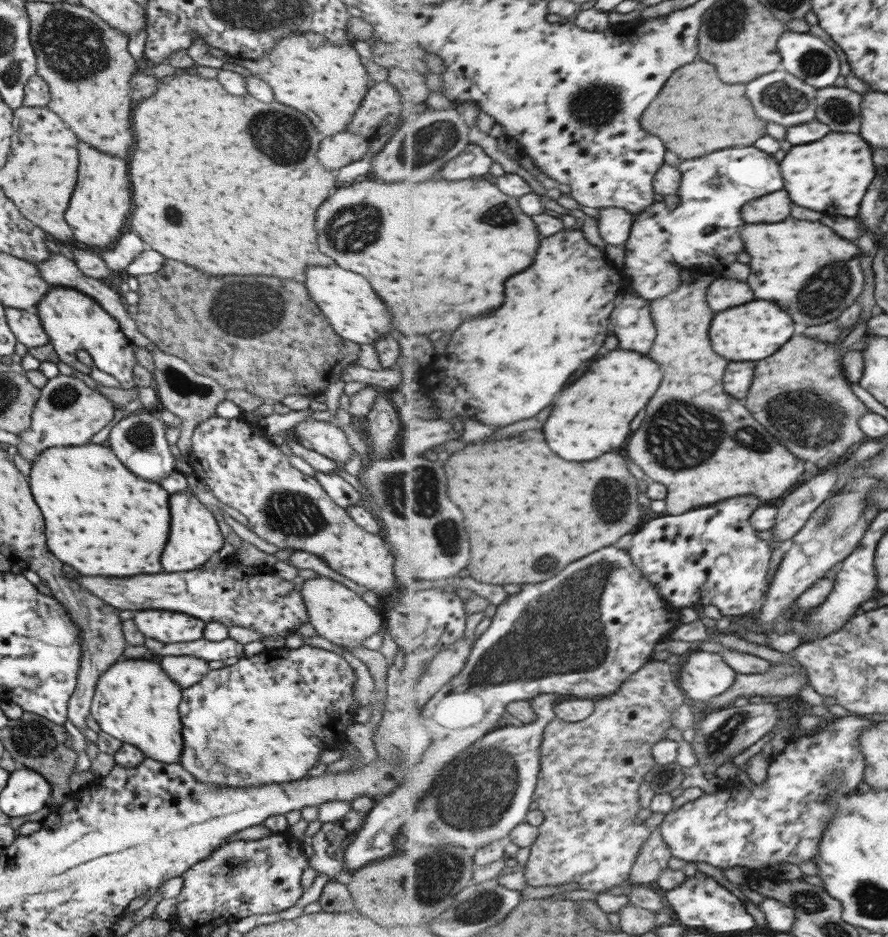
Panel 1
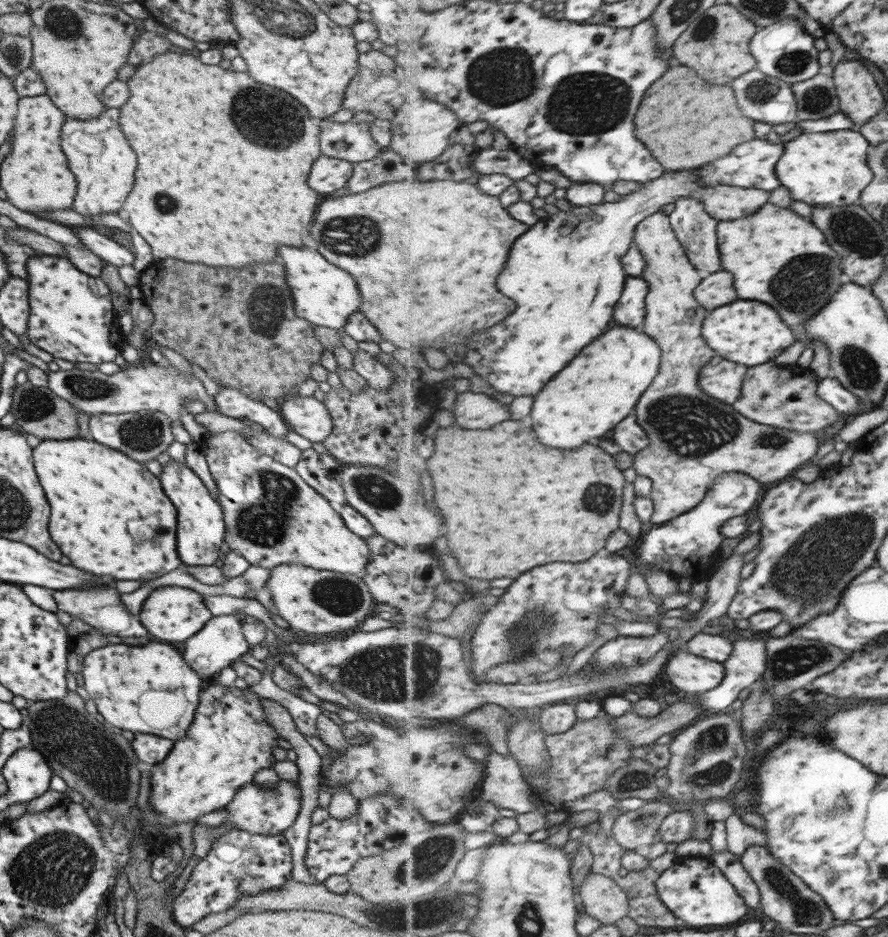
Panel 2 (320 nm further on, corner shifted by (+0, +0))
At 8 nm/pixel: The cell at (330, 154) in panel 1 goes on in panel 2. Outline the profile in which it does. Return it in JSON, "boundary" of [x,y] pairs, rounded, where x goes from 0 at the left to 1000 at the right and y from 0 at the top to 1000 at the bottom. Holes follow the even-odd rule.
{"boundary":[[[360,165],[350,176],[346,199],[366,211],[372,205],[387,199],[396,187],[395,177],[398,175],[383,169]]]}

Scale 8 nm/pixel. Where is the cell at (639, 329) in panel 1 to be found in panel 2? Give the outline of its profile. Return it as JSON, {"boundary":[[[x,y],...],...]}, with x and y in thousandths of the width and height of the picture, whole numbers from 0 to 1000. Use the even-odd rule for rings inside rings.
{"boundary":[[[708,295],[704,302],[704,314],[699,322],[695,322],[693,342],[711,350],[725,350],[729,335],[727,316],[731,311],[732,303],[724,296]]]}

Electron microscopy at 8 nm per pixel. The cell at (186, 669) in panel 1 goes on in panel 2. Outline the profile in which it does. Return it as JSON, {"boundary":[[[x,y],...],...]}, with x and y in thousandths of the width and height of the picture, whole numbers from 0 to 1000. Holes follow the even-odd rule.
{"boundary":[[[265,656],[239,657],[221,677],[206,685],[206,694],[203,697],[207,705],[227,725],[232,725],[242,718],[247,719],[249,713],[259,711],[264,704],[269,704],[271,700],[277,700],[282,688],[275,683],[271,669],[273,664],[268,663]]]}

